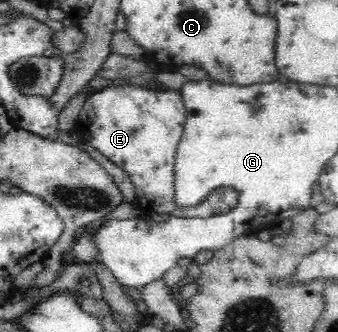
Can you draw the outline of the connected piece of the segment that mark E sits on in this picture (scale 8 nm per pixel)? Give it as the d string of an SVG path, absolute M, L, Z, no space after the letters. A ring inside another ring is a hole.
M112 83L86 100L77 118L76 130L88 145L129 174L135 186L135 203L146 215L206 218L237 210L238 194L234 187L229 186L215 188L202 204L194 208L181 208L175 202L175 156L183 136L186 116L180 91L162 92L135 85L115 86Z

